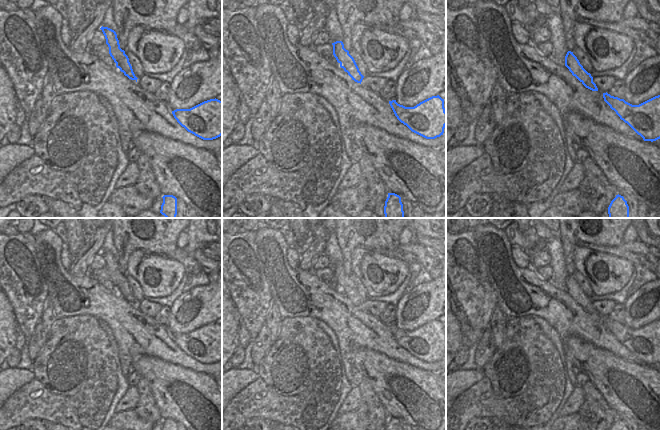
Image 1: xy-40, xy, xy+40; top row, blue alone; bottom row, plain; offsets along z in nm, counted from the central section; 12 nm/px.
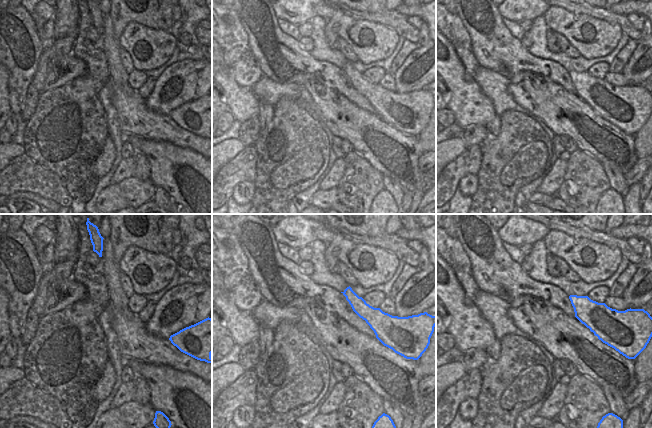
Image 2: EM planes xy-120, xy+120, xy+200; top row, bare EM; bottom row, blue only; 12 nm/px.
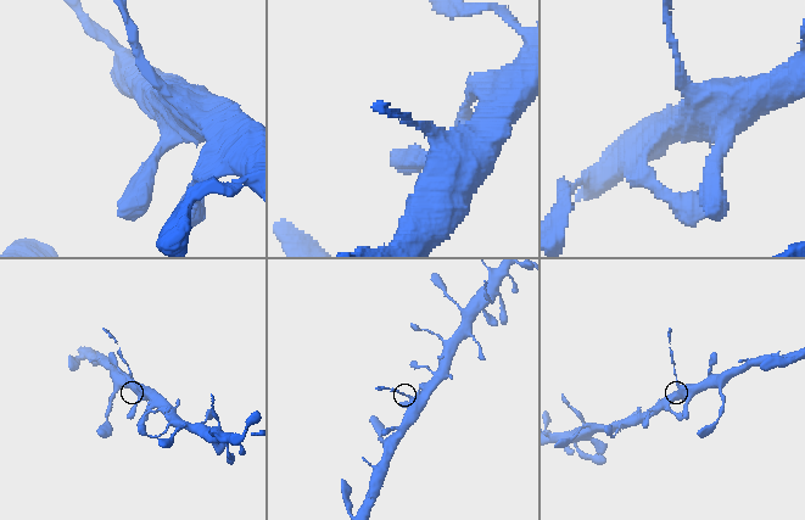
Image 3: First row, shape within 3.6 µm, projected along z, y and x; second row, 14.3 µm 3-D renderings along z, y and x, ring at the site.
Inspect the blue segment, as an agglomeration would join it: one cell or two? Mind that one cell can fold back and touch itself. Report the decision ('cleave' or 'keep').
cleave

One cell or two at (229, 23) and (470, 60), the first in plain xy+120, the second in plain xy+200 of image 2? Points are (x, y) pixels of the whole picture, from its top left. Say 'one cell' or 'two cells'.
one cell

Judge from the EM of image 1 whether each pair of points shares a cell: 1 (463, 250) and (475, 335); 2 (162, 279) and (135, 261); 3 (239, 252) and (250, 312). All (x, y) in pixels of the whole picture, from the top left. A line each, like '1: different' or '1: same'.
1: different
2: same
3: same

